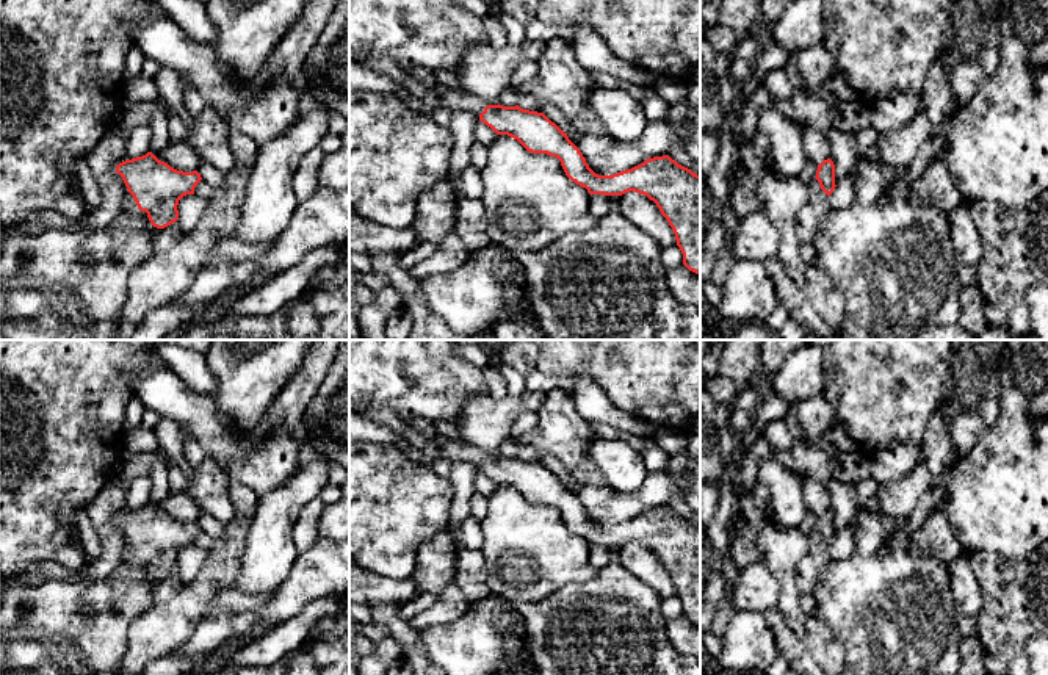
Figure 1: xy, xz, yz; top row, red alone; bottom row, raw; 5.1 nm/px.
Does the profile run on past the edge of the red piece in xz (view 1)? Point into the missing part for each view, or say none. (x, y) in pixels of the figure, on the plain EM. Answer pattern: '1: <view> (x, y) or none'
1: xz (439, 447)

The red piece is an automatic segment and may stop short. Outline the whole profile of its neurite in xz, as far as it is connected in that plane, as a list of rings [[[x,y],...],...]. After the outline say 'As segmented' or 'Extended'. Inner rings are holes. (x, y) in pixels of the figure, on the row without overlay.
[[[349,409],[349,412],[392,428],[409,445],[432,459],[468,462],[497,485],[517,490],[528,503],[556,507],[566,526],[586,539],[589,545],[622,547],[634,542],[647,547],[672,578],[683,605],[683,615],[700,625],[700,526],[669,506],[647,509],[613,526],[598,526],[589,518],[567,484],[544,464],[523,460],[519,456],[489,456],[473,445],[440,434],[425,437],[388,409]]]. Extended

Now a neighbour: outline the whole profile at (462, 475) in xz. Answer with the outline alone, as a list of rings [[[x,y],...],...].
[[[453,462],[450,470],[450,482],[454,498],[450,506],[448,531],[456,536],[462,522],[470,515],[470,500],[475,492],[475,478],[479,467],[468,462]]]

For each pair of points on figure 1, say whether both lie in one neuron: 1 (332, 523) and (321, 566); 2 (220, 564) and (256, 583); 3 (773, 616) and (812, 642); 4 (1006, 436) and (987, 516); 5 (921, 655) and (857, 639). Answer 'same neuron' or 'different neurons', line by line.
1: different neurons
2: different neurons
3: same neuron
4: same neuron
5: same neuron

